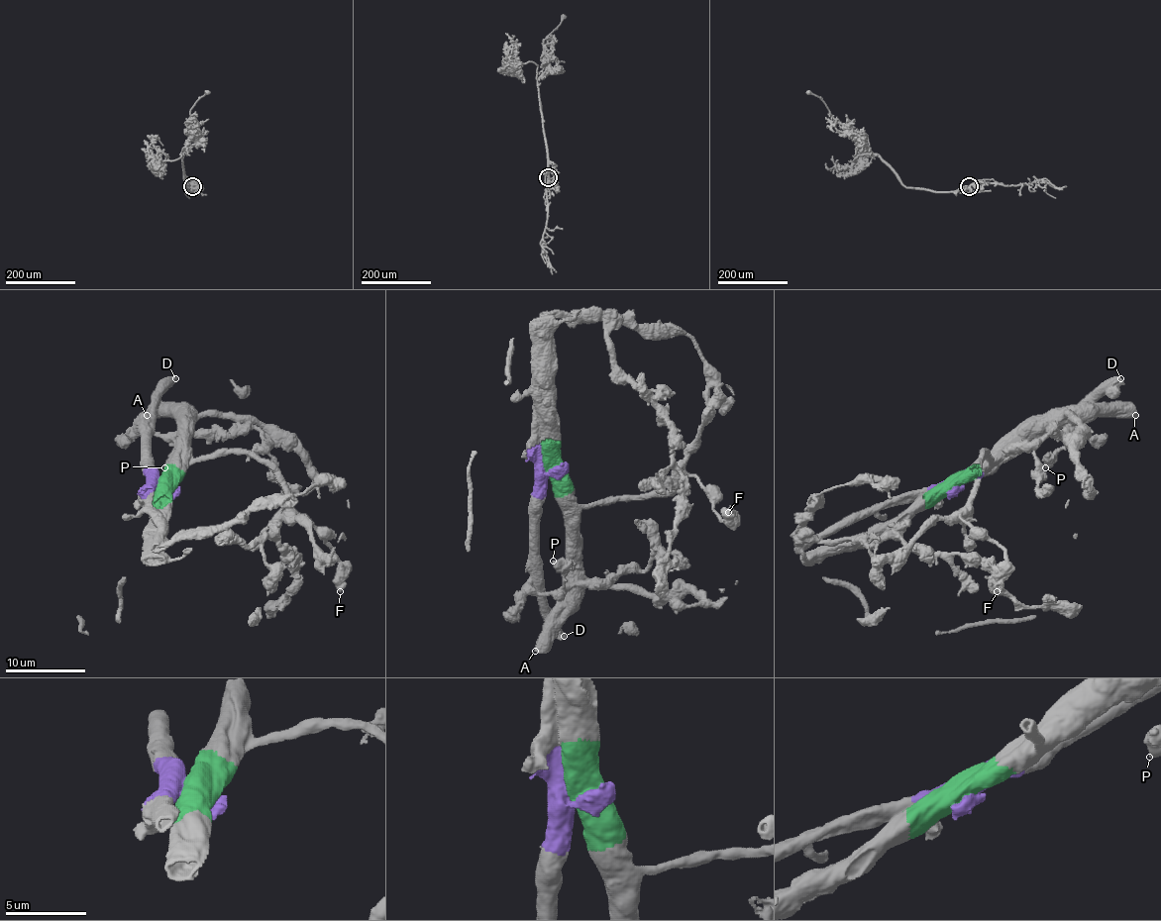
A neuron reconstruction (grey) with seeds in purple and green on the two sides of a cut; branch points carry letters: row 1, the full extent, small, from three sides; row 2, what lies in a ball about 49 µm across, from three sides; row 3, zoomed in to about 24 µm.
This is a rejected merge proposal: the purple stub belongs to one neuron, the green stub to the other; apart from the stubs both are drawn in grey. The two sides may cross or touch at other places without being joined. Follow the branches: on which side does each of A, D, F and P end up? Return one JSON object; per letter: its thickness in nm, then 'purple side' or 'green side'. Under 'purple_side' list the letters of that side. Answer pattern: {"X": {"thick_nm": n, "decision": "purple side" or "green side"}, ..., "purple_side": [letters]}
{"A": {"thick_nm": 550, "decision": "green side"}, "D": {"thick_nm": 500, "decision": "purple side"}, "F": {"thick_nm": 550, "decision": "green side"}, "P": {"thick_nm": 480, "decision": "purple side"}, "purple_side": ["D", "P"]}

